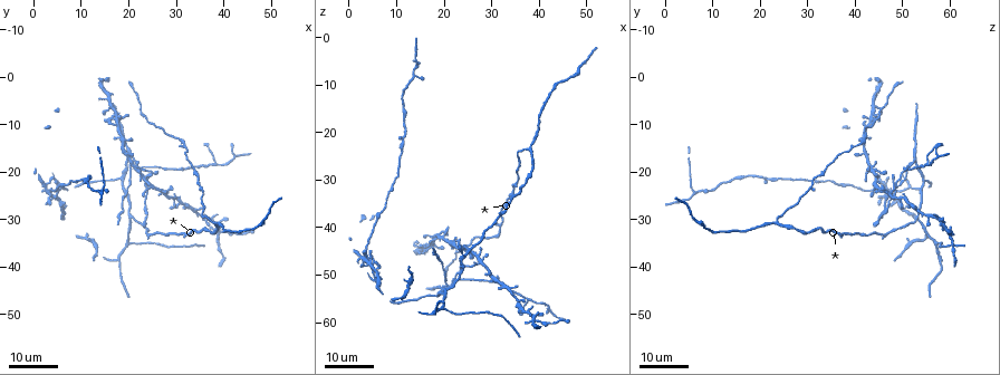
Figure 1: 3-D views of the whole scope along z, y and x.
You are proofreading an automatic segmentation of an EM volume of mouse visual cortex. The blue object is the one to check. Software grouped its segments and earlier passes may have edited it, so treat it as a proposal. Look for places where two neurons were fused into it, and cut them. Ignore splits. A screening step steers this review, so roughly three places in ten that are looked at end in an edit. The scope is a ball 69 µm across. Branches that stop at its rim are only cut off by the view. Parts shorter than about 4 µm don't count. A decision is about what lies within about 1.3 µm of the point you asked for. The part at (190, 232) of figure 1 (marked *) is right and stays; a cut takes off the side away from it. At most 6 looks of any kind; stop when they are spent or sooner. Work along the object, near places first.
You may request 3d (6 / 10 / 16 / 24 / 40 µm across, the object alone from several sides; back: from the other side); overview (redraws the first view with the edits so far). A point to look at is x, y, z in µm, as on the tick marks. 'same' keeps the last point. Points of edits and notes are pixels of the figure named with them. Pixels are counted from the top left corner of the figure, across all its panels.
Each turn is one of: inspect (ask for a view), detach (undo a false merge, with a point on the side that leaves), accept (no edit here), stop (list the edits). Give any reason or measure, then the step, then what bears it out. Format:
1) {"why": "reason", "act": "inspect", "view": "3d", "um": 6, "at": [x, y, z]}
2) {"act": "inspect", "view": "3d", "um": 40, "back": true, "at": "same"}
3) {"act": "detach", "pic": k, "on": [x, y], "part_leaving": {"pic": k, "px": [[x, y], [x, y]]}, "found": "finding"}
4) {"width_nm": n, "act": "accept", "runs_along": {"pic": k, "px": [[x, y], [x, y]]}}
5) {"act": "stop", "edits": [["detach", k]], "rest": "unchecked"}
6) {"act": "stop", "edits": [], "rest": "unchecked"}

{"why": "three-way junction", "act": "inspect", "view": "3d", "um": 24, "at": [18.0, 21.5, 54.0]}

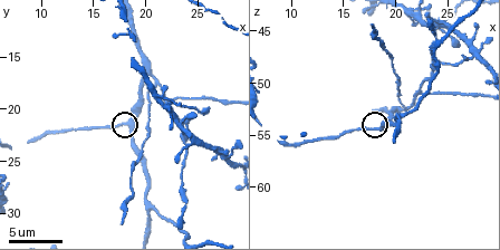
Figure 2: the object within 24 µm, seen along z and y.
{"act": "inspect", "view": "3d", "um": 6, "at": [17.8, 21.4, 54.4]}

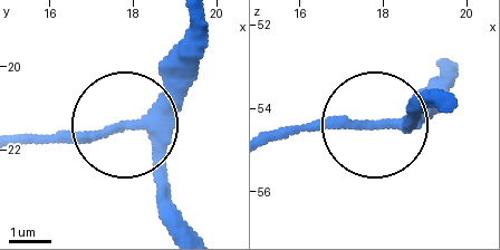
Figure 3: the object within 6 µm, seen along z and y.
{"act": "accept", "found": "continuous, no second neuron"}

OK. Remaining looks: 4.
{"why": "small branch off a trunk", "act": "inspect", "view": "3d", "um": 16, "at": [21.2, 17.6, 52.2]}

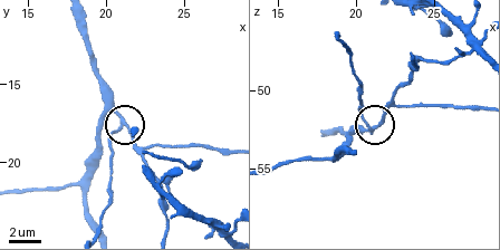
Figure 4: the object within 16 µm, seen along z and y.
{"width_nm": 180, "act": "detach", "pic": 4, "on": [113, 133], "part_leaving": {"pic": 4, "px": [[122, 121], [109, 140], [109, 200], [98, 231]]}, "found": "a second neuron is stuck on"}

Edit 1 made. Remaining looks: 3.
{"why": "thin neck", "act": "inspect", "view": "3d", "um": 16, "at": [13.0, 24.5, 7.0]}

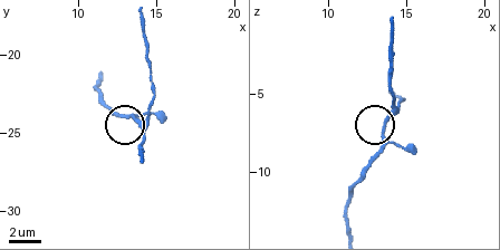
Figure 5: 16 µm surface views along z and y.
{"why": "zoom in", "act": "inspect", "view": "3d", "um": 6, "at": [13.6, 24.2, 7.0]}

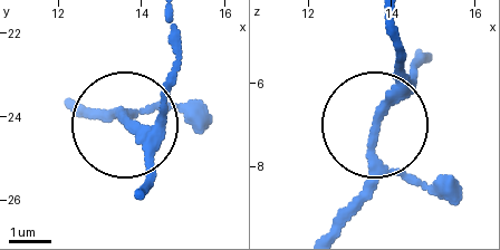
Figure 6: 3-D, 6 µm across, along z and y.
{"act": "accept", "runs_along": {"pic": 6, "px": [[74, 106], [134, 124], [155, 114], [173, 75]]}, "found": "one neuron here"}

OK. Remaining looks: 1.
{"act": "stop", "edits": [["detach", 4]], "rest": "unchecked"}

